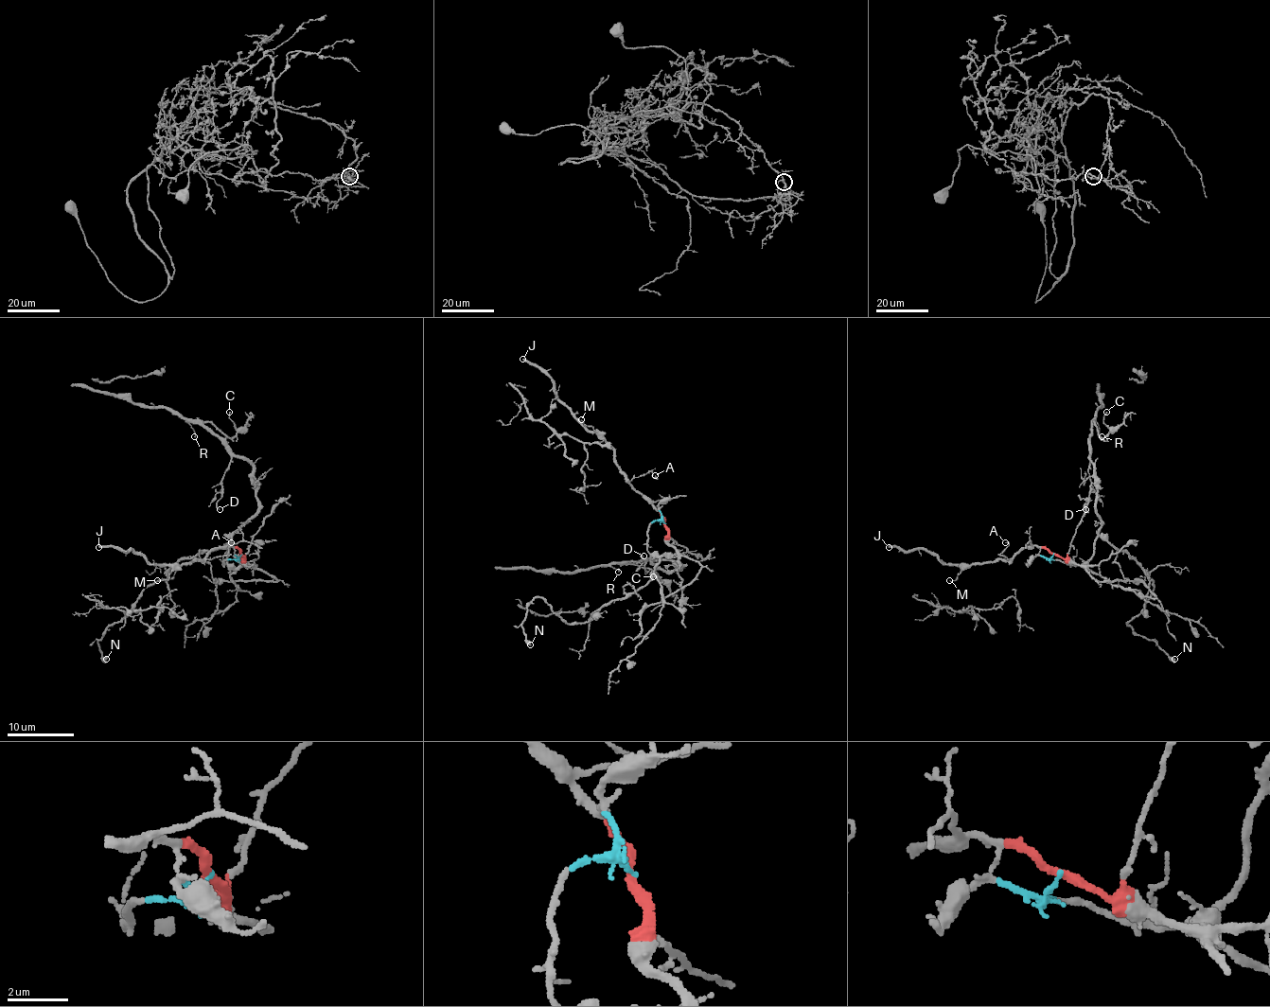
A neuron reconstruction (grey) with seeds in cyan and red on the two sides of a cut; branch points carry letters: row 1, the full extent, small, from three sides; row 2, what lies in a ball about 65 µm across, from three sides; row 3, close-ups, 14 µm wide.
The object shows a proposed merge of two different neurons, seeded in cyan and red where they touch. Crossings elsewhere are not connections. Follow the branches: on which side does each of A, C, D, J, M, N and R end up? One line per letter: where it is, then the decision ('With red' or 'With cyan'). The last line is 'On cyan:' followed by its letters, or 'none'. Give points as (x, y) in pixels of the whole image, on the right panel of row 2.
A: Place: (1005, 542). With red
C: Place: (1106, 412). With cyan
D: Place: (1085, 509). With cyan
J: Place: (889, 547). With red
M: Place: (949, 580). With red
N: Place: (1174, 659). With cyan
R: Place: (1102, 436). With cyan
On cyan: C, D, N, R

